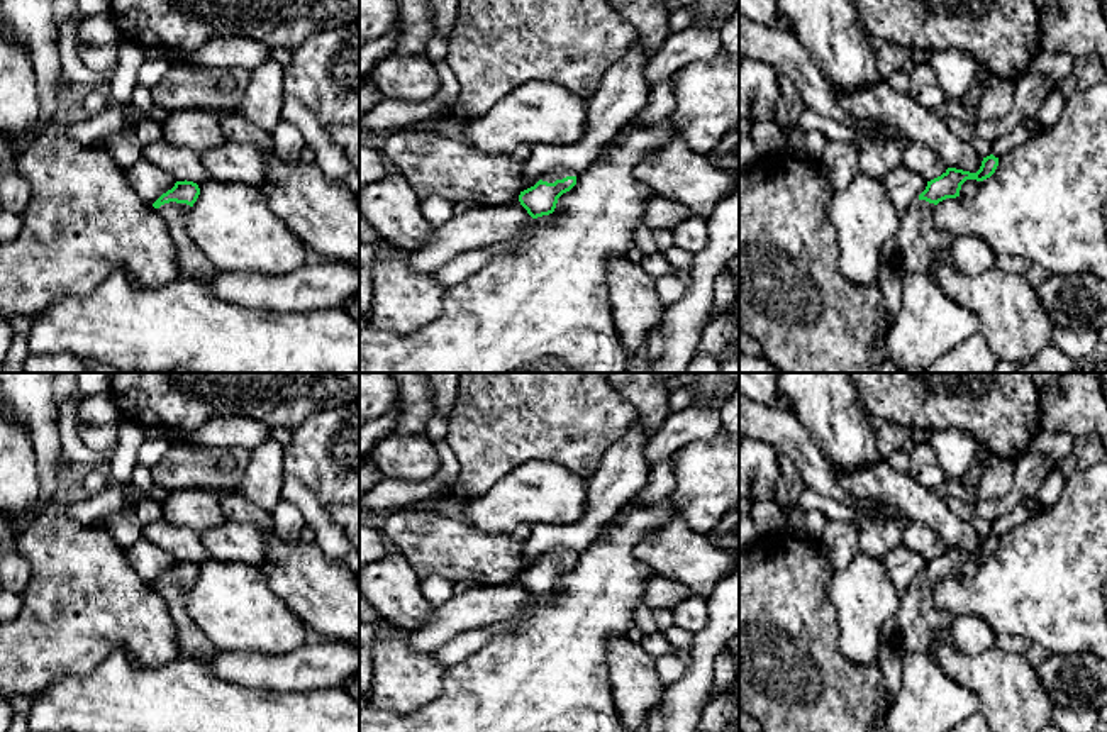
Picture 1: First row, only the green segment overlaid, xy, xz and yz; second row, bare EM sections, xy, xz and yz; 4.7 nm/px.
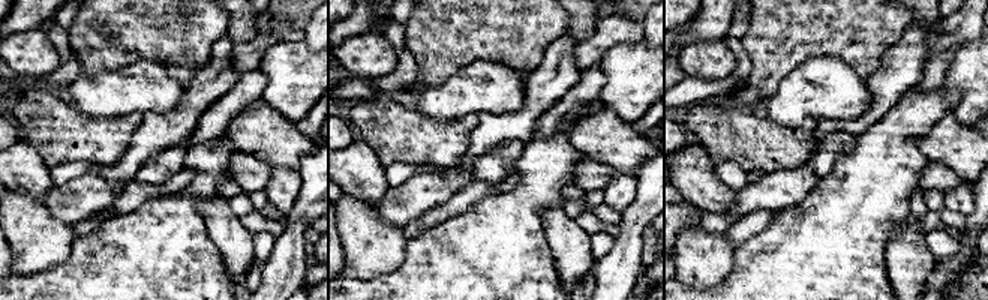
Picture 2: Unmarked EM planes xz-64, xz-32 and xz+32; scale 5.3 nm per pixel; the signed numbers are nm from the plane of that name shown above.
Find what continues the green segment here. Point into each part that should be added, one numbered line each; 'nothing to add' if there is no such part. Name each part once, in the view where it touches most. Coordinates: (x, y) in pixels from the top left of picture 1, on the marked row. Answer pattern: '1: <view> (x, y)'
1: xz (561, 173)

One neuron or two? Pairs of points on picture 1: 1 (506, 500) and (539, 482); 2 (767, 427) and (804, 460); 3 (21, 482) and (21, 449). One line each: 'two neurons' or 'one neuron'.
1: one neuron
2: one neuron
3: one neuron

